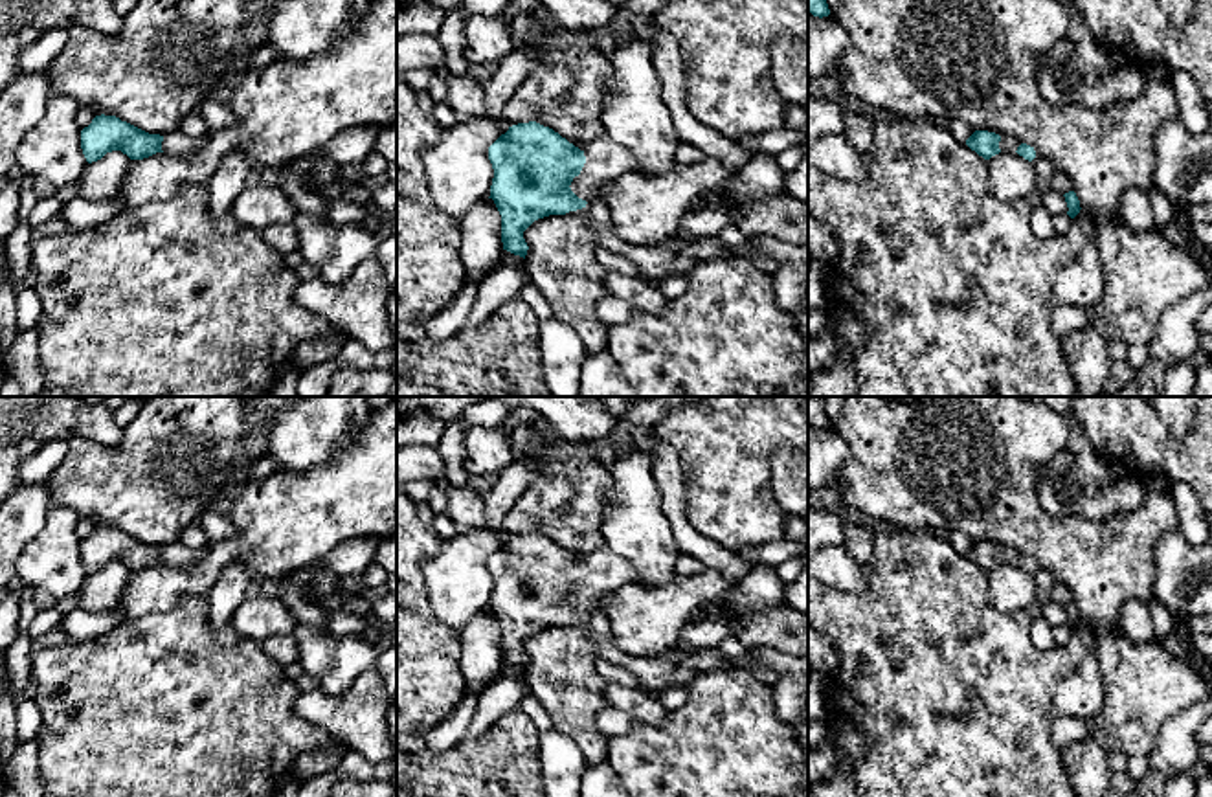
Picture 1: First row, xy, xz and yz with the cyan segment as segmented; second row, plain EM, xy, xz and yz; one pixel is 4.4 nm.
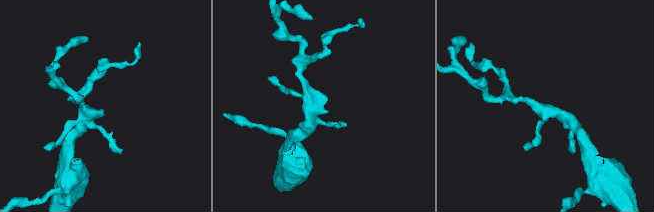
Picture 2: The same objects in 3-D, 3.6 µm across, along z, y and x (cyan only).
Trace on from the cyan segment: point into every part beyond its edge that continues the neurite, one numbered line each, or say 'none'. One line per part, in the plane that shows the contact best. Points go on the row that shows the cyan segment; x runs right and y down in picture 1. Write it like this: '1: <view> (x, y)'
1: xz (605, 160)

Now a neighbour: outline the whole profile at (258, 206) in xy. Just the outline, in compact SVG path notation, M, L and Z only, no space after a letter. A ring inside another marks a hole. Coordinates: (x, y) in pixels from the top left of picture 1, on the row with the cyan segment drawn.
M246 184L233 206L228 220L248 226L253 231L264 231L274 224L290 224L297 206L277 187Z

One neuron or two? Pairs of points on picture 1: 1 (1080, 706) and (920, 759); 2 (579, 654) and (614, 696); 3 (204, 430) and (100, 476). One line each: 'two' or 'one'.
1: two
2: two
3: one

